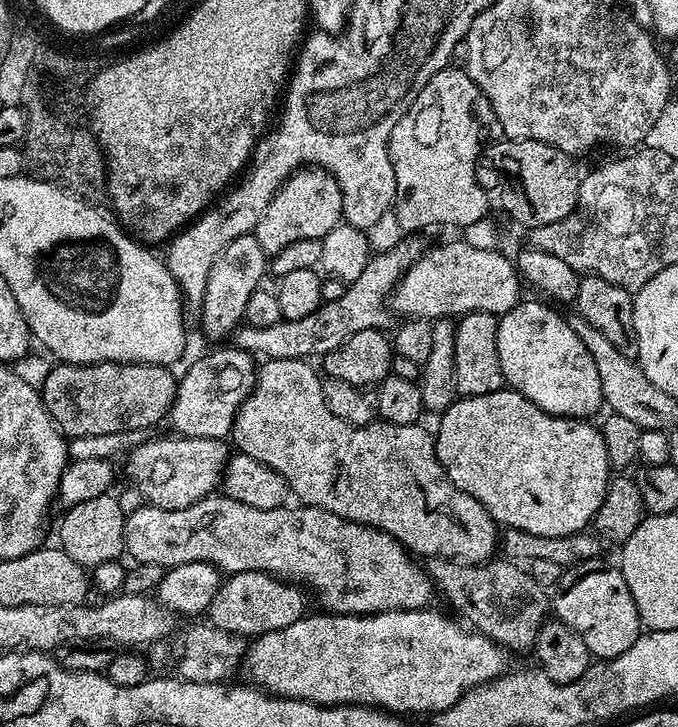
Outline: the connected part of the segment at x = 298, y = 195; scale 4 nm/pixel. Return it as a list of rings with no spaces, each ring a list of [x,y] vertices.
[[[301,166],[280,185],[274,198],[270,198],[266,210],[262,210],[262,218],[258,218],[254,235],[265,257],[271,258],[282,246],[290,246],[290,242],[302,238],[320,240],[330,234],[330,230],[341,223],[343,214],[342,192],[336,179],[322,168]]]

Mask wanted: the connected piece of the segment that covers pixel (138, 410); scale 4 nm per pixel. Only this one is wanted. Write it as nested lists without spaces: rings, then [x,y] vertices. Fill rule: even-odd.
[[[60,362],[50,370],[46,382],[38,391],[50,418],[65,437],[116,434],[143,428],[152,430],[163,416],[165,419],[171,413],[178,383],[177,373],[174,374],[172,371],[171,367],[162,364],[119,364],[118,362],[66,364]]]

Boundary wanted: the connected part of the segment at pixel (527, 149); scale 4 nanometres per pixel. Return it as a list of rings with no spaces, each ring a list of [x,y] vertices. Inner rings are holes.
[[[498,140],[481,151],[476,162],[476,177],[489,197],[508,211],[510,219],[531,230],[558,222],[572,213],[581,181],[578,172],[576,176],[577,161],[573,157],[537,140]]]

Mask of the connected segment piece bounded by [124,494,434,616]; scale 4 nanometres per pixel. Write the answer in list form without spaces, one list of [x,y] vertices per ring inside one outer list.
[[[223,494],[202,498],[194,502],[194,506],[186,506],[186,510],[141,506],[125,515],[124,552],[132,555],[137,564],[156,563],[165,570],[201,560],[219,568],[224,574],[269,572],[271,576],[303,586],[309,593],[316,592],[316,600],[323,611],[350,616],[369,616],[372,612],[389,612],[399,608],[427,608],[433,603],[434,585],[427,571],[421,565],[419,568],[413,553],[390,534],[381,528],[371,528],[338,514],[330,514],[330,510],[292,507],[254,510],[254,506],[246,506],[246,502],[238,502]]]

